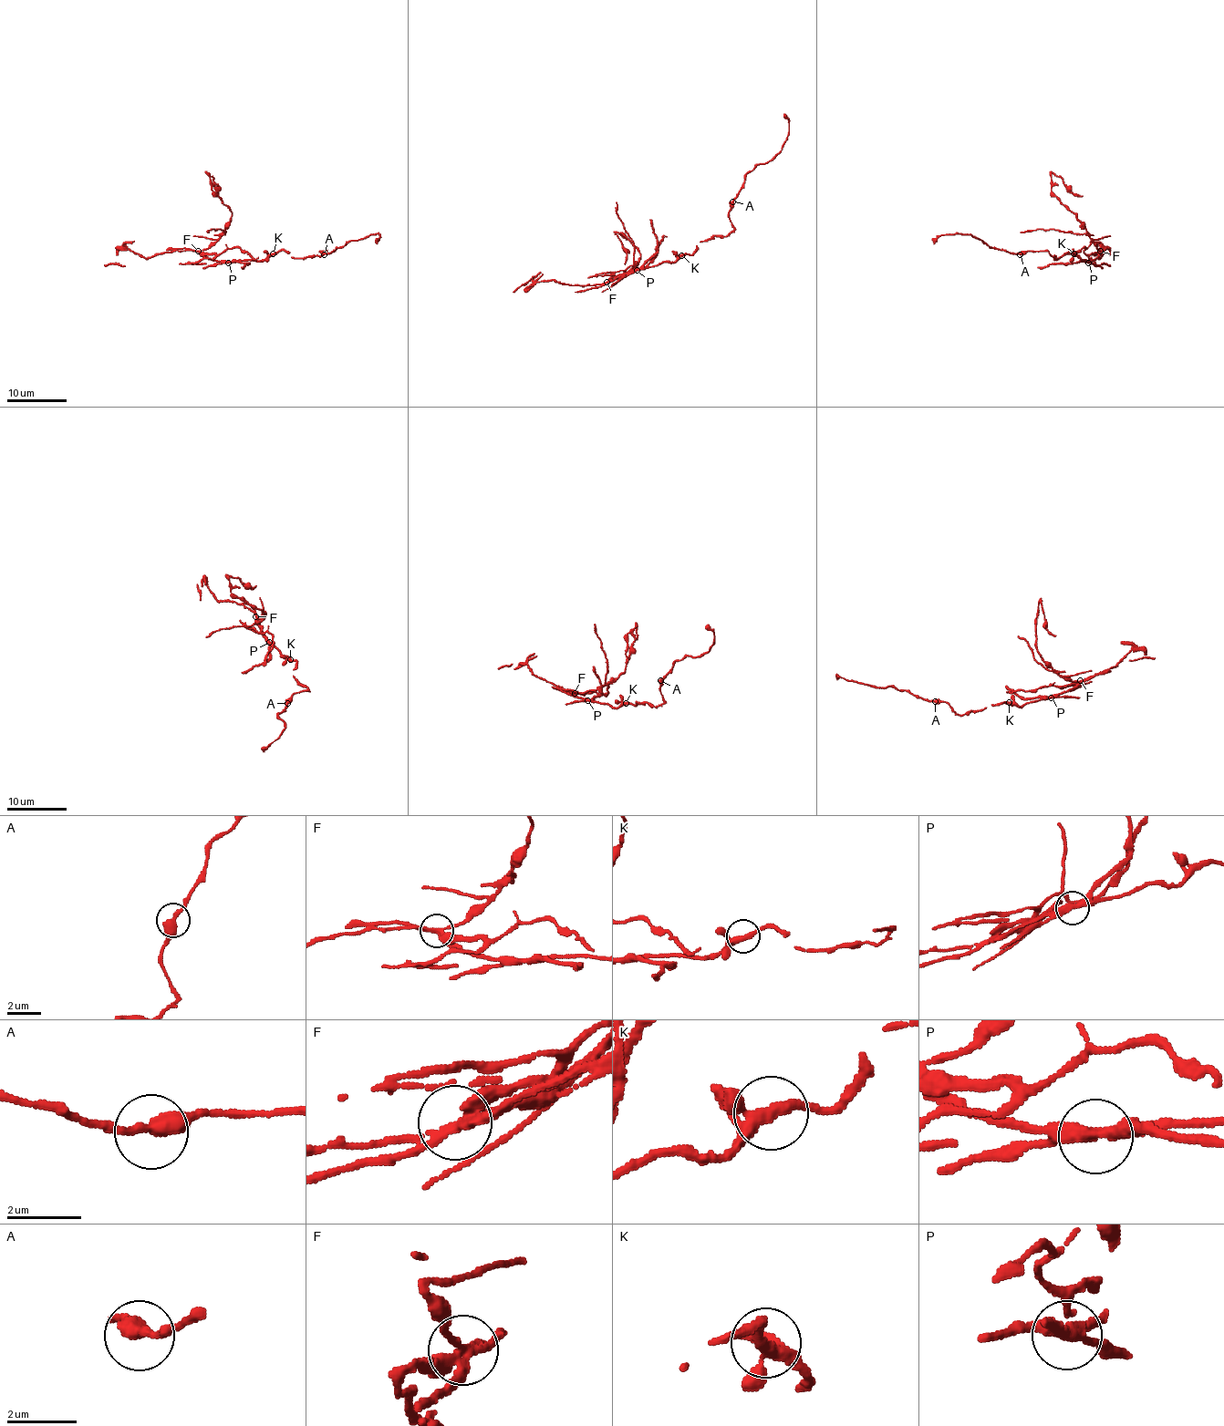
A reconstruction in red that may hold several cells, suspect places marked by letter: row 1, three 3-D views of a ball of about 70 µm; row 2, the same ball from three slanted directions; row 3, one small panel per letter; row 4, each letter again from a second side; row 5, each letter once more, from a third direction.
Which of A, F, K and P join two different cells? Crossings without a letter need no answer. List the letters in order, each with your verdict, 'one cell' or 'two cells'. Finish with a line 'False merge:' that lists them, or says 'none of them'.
A: one cell
F: two cells
K: one cell
P: two cells
False merge: F, P

